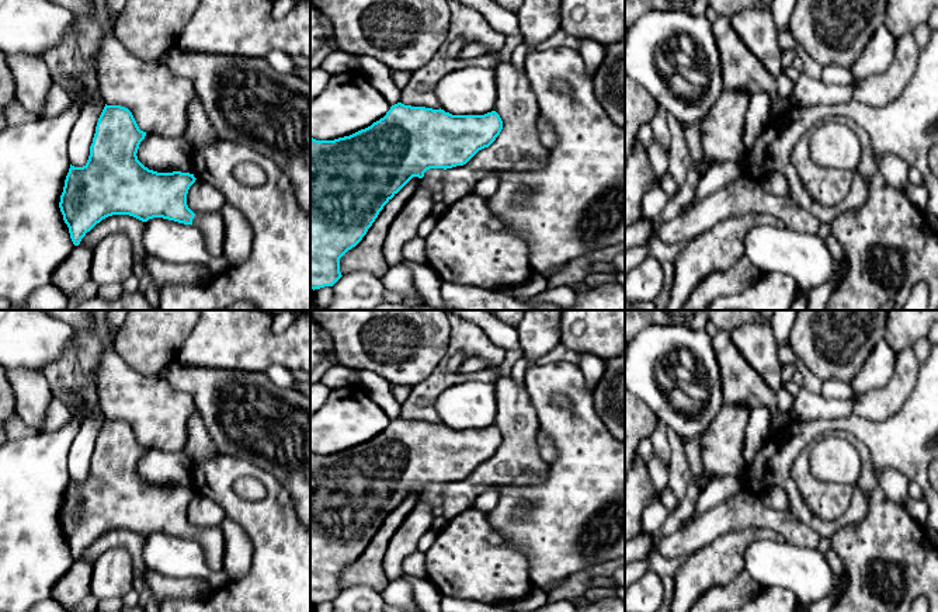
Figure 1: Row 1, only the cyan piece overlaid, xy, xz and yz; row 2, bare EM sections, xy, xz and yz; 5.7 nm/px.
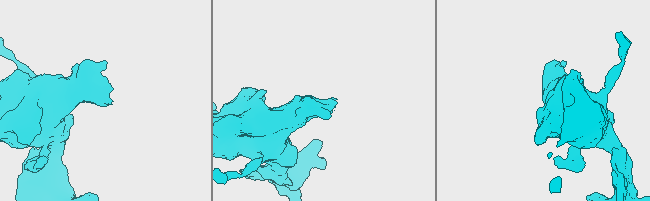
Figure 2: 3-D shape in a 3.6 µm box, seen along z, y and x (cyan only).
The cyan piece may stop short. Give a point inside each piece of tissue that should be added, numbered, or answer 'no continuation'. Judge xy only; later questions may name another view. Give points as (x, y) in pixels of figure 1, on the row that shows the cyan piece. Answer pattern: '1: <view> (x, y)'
1: xy (212, 226)

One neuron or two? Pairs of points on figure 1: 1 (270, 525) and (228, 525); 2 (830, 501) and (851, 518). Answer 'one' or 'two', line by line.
1: two
2: two

